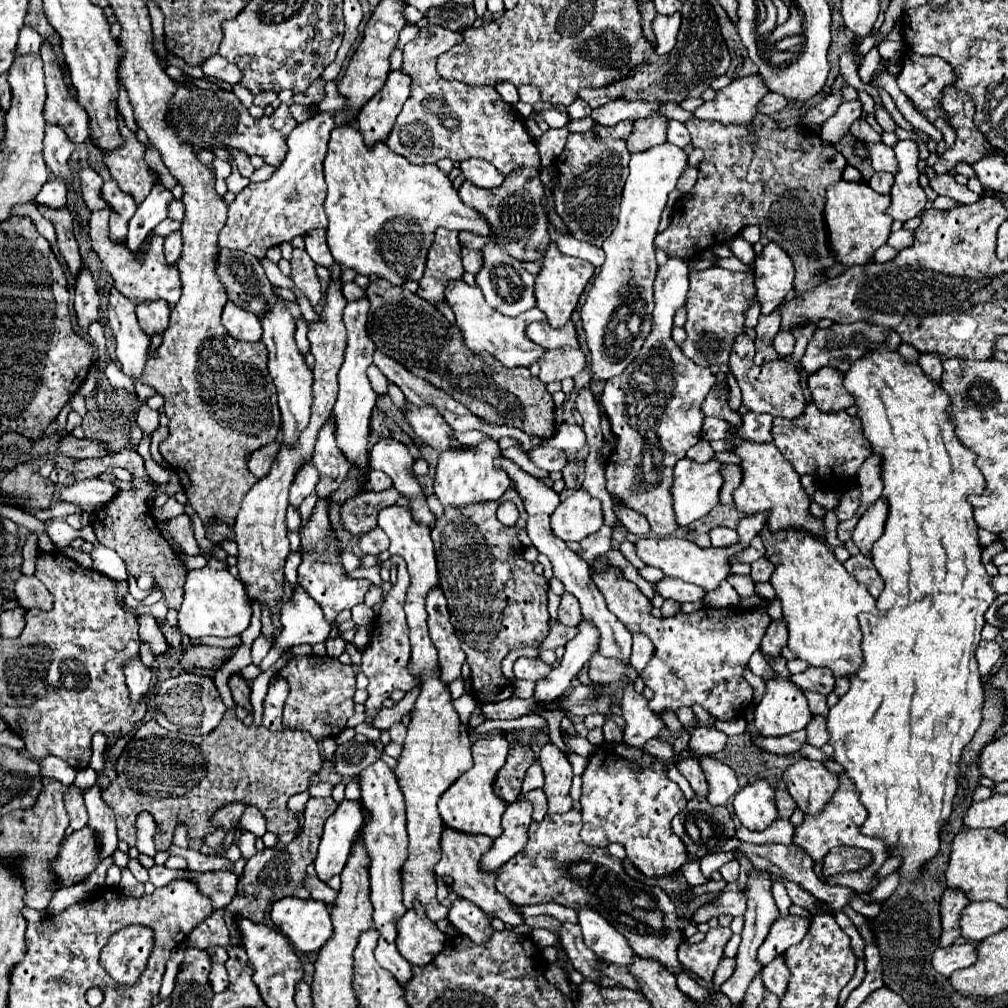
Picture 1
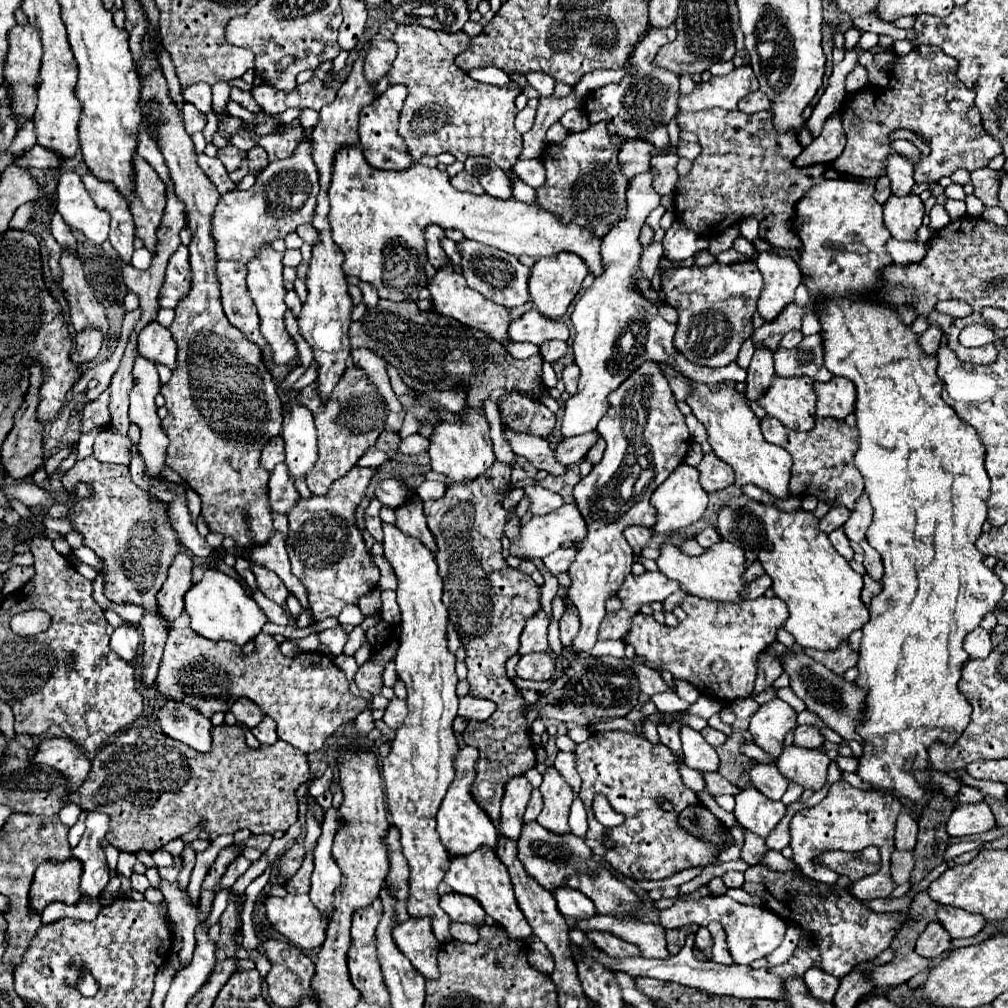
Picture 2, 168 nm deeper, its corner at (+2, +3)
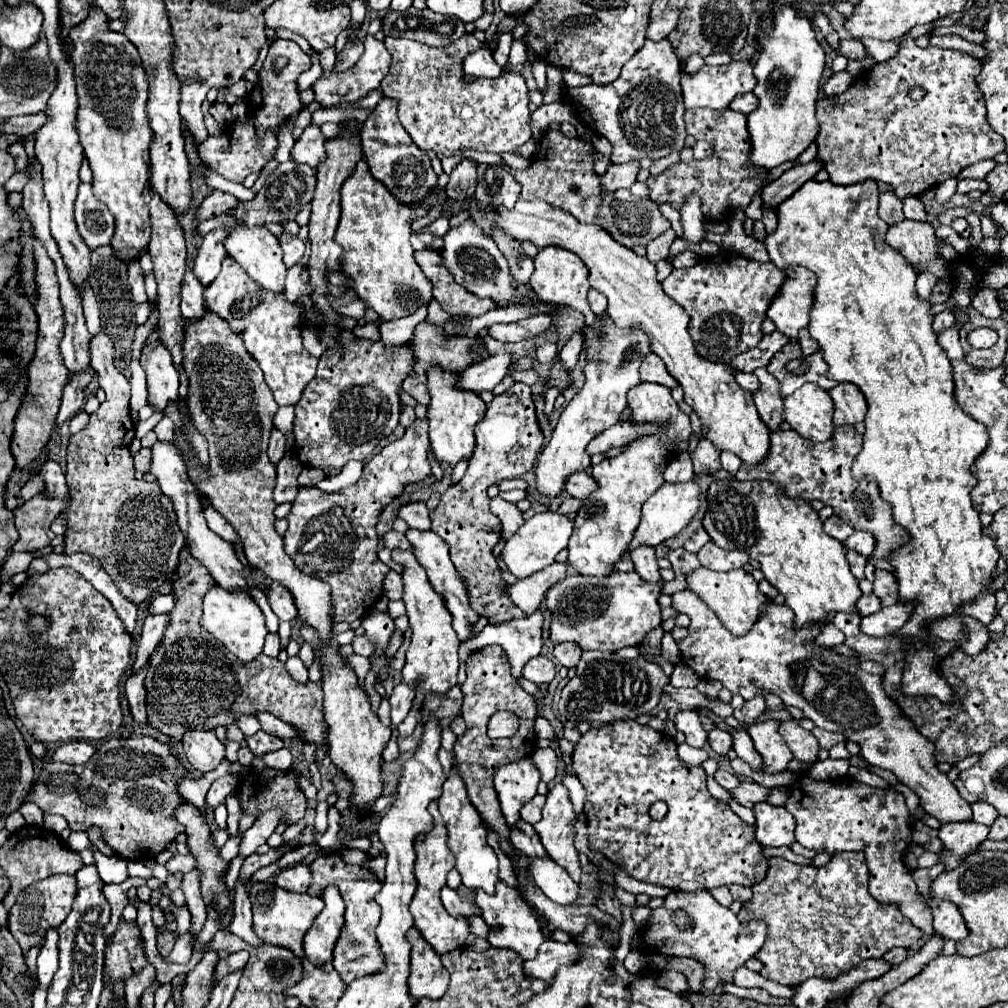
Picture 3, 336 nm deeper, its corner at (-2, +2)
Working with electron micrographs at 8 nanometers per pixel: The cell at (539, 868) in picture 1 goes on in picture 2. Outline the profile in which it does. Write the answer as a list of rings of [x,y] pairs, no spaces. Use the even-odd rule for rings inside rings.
[[[526,822],[518,840],[518,860],[530,878],[534,878],[548,892],[558,890],[558,886],[568,886],[586,894],[594,902],[598,914],[608,914],[618,920],[638,920],[636,912],[644,908],[642,898],[624,882],[614,878],[612,872],[606,870],[600,862],[594,862],[592,850],[584,844],[584,838],[572,832],[550,834],[550,830],[538,826],[538,822]]]

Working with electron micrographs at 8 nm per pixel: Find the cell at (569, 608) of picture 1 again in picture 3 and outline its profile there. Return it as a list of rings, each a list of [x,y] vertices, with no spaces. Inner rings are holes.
[[[560,643],[554,647],[554,659],[564,667],[574,667],[580,661],[582,649],[576,643]]]

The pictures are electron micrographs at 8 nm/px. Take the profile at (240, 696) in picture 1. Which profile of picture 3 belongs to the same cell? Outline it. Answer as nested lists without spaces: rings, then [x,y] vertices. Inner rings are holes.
[[[258,713],[256,717],[258,717],[258,721],[262,723],[262,731],[266,731],[266,733],[270,733],[270,735],[276,735],[276,737],[280,737],[280,739],[296,739],[296,737],[300,735],[298,729],[290,727],[288,723],[280,721],[278,717],[274,717],[274,715],[270,715],[270,713]]]

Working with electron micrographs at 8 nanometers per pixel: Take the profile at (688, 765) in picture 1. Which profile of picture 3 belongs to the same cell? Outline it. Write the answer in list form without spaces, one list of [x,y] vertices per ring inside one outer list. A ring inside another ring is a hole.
[[[744,781],[744,783],[740,783],[740,787],[736,787],[732,791],[732,795],[738,799],[740,805],[744,805],[748,809],[754,809],[754,805],[758,805],[758,803],[762,803],[762,801],[768,799],[770,789],[758,785],[754,781],[752,783],[750,781]]]

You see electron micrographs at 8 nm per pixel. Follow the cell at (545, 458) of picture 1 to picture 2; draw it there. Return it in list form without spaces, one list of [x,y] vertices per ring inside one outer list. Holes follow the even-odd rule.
[[[586,432],[582,436],[574,436],[574,438],[564,438],[562,442],[558,442],[558,446],[554,448],[554,456],[560,464],[570,466],[580,462],[586,452],[592,448],[592,444],[598,440],[598,432]]]

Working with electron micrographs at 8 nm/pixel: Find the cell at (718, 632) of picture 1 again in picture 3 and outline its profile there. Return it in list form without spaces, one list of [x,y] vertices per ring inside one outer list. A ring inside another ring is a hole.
[[[690,589],[674,593],[672,595],[672,607],[678,611],[684,611],[690,617],[690,627],[688,627],[688,637],[678,641],[678,647],[682,651],[682,663],[688,665],[690,669],[696,671],[702,679],[716,679],[720,681],[730,693],[742,695],[744,699],[752,699],[756,695],[768,695],[774,693],[778,695],[786,705],[798,707],[804,711],[808,719],[816,723],[816,727],[822,727],[826,731],[836,731],[842,733],[848,741],[854,741],[862,749],[862,757],[880,769],[892,771],[900,783],[908,785],[918,797],[920,797],[920,807],[936,817],[940,823],[950,823],[950,821],[972,821],[972,809],[962,797],[958,795],[954,783],[946,777],[946,773],[938,771],[936,759],[934,759],[934,743],[926,739],[924,735],[918,733],[918,729],[912,725],[910,719],[906,719],[898,705],[884,693],[882,689],[882,677],[866,673],[860,669],[860,663],[850,657],[842,657],[840,653],[832,651],[830,647],[818,647],[814,641],[820,635],[822,627],[802,627],[798,631],[794,627],[794,611],[786,605],[776,605],[768,603],[766,609],[762,611],[760,619],[756,625],[748,631],[746,637],[736,637],[732,635],[718,617],[714,617],[714,611],[706,607],[706,603]]]

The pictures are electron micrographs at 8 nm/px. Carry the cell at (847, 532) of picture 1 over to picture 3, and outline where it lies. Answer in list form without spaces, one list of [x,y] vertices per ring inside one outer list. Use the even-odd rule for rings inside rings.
[[[846,551],[846,559],[850,563],[850,571],[854,573],[856,581],[864,579],[864,567],[866,567],[866,557],[854,553],[854,551]]]

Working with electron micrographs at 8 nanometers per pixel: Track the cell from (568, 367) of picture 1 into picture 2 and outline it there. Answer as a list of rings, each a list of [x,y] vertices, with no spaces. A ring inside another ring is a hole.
[[[550,340],[540,346],[540,354],[542,354],[544,362],[548,362],[548,364],[554,364],[562,356],[566,356],[566,350],[568,350],[568,344],[562,340]]]

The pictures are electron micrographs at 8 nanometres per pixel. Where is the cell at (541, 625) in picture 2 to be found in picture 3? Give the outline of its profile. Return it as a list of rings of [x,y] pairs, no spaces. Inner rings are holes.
[[[536,611],[534,615],[526,615],[526,617],[518,617],[518,619],[512,619],[512,621],[506,621],[506,623],[488,623],[474,639],[470,639],[470,641],[466,641],[466,643],[462,643],[460,645],[460,659],[466,659],[470,653],[474,653],[476,649],[482,649],[482,647],[486,647],[486,645],[492,645],[492,643],[498,643],[502,649],[504,649],[504,653],[506,653],[506,657],[508,657],[508,663],[510,663],[510,673],[512,673],[512,677],[518,681],[520,677],[522,677],[522,669],[524,669],[524,665],[532,659],[532,657],[536,657],[536,655],[540,655],[540,651],[542,651],[542,613],[540,611]]]

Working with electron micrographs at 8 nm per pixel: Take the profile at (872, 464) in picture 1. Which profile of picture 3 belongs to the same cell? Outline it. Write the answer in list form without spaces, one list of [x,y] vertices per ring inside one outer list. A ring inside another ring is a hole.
[[[854,531],[846,541],[844,541],[846,549],[856,551],[858,555],[870,555],[874,551],[874,537],[868,535],[868,531]]]

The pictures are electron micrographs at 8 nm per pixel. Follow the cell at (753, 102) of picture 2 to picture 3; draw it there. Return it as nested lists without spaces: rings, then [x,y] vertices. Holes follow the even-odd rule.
[[[746,93],[746,95],[738,95],[738,99],[734,99],[734,103],[730,103],[730,109],[740,111],[744,115],[752,113],[758,107],[758,99],[754,93]]]

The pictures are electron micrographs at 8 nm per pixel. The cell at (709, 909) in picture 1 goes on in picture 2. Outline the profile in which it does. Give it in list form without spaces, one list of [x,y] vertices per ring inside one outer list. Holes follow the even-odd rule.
[[[706,896],[696,902],[676,902],[672,908],[660,912],[660,924],[664,928],[678,928],[684,924],[698,924],[698,926],[708,926],[710,920],[718,920],[724,926],[724,932],[728,936],[728,948],[736,964],[752,964],[758,958],[766,958],[770,952],[774,952],[786,934],[786,922],[778,918],[776,914],[770,914],[766,908],[758,906],[746,906],[730,896]]]

